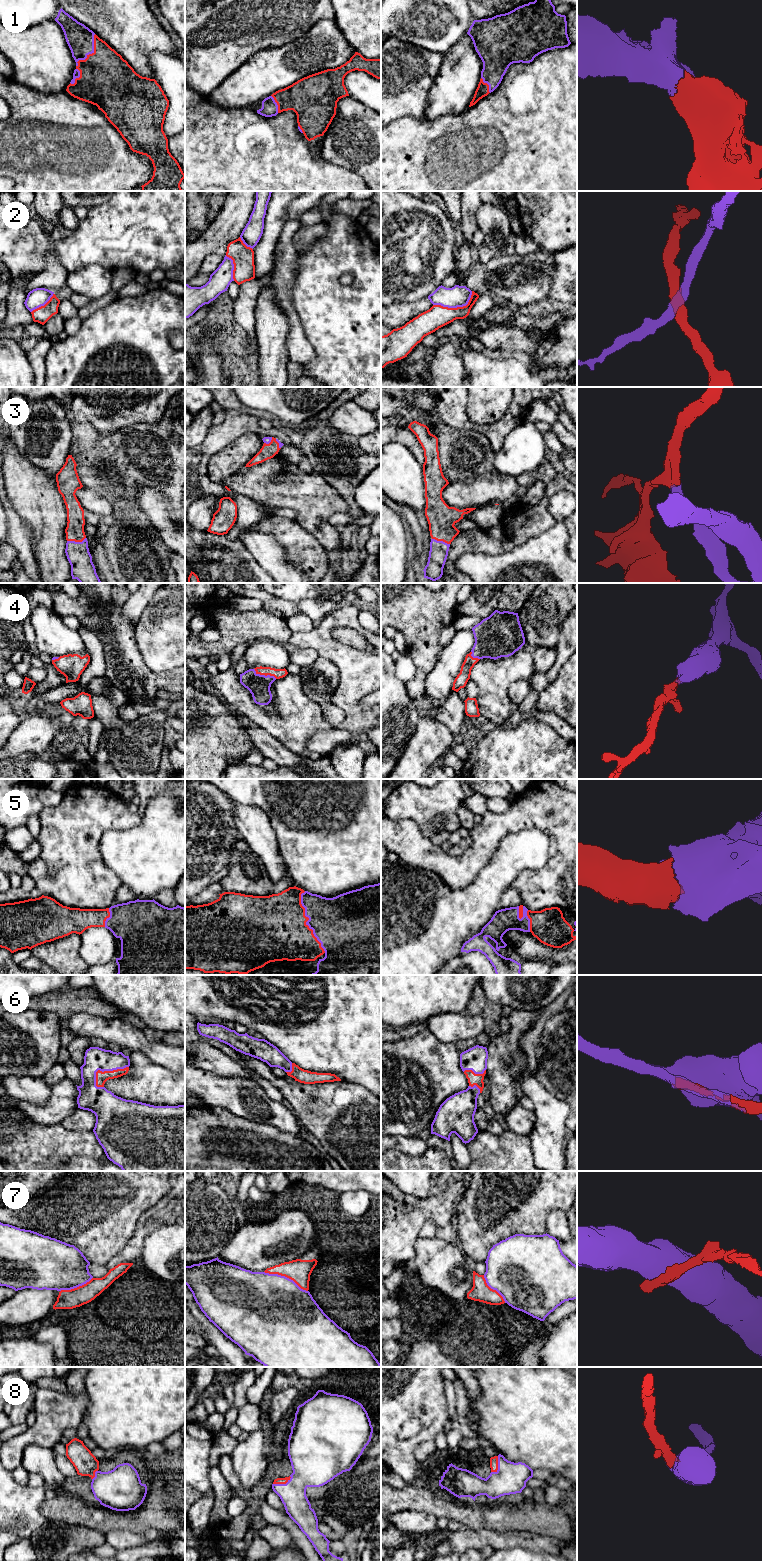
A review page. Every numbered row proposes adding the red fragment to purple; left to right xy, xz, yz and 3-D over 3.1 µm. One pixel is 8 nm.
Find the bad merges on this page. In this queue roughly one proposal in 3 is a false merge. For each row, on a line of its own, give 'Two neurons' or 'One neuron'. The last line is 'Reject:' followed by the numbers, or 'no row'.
1: One neuron
2: Two neurons
3: One neuron
4: One neuron
5: One neuron
6: One neuron
7: Two neurons
8: One neuron
Reject: 2, 7

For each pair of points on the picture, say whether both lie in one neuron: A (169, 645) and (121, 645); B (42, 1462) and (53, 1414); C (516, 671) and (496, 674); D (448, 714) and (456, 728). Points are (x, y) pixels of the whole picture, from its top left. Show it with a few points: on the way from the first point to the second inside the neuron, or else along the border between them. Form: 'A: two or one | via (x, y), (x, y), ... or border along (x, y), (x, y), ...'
A: two | border along (134, 626), (137, 649), (147, 666)
B: two | border along (50, 1448), (29, 1444), (22, 1454)
C: one | via (511, 671), (501, 673)
D: one | via (451, 717), (456, 725)

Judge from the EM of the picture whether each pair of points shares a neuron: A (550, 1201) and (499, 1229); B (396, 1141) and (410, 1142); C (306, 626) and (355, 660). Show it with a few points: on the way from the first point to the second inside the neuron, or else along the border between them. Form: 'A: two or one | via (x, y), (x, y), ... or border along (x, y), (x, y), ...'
A: one | via (537, 1201), (529, 1201), (512, 1216)
B: one | via (399, 1142), (407, 1142)
C: two | border along (315, 624), (308, 631), (293, 632)

